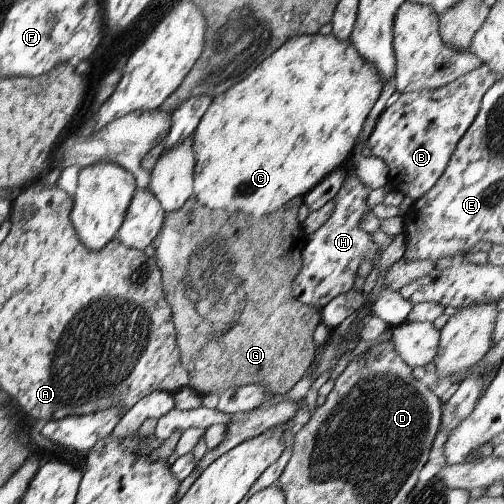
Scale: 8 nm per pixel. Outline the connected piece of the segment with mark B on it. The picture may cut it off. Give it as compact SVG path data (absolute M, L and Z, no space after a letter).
M482 64L477 69L459 76L454 82L449 82L437 89L402 93L394 104L383 110L365 145L370 148L372 155L380 157L388 165L391 170L388 182L392 190L418 200L436 184L436 181L443 175L452 153L456 150L458 141L475 121L484 93L496 81L497 74L493 73L489 66Z

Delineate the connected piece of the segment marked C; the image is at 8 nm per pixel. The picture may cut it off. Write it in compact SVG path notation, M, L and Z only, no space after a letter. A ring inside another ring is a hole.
M317 33L289 38L276 52L267 56L259 65L254 66L249 75L240 78L240 82L213 98L212 104L210 104L194 131L197 159L193 176L192 197L197 198L197 201L200 201L204 206L217 211L228 209L231 213L248 212L248 214L262 217L282 208L290 199L305 196L323 178L326 178L333 170L344 167L350 160L351 154L357 146L358 135L364 128L364 122L366 122L370 110L374 108L376 100L380 98L382 88L383 84L378 69L360 56L351 38L343 41L336 38L332 33L328 35Z

